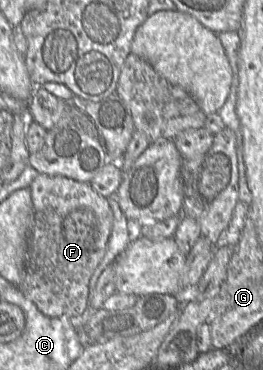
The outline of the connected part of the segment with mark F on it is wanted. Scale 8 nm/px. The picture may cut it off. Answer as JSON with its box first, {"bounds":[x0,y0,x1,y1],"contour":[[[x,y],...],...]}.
{"bounds":[17,174,113,317],"contour":[[[38,174],[29,189],[34,211],[24,279],[17,287],[48,317],[80,317],[89,305],[89,281],[105,255],[112,229],[113,213],[108,199],[93,190],[89,183],[59,175]]]}

